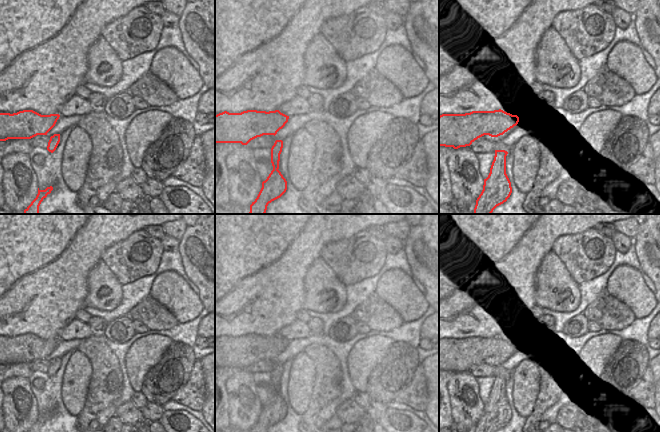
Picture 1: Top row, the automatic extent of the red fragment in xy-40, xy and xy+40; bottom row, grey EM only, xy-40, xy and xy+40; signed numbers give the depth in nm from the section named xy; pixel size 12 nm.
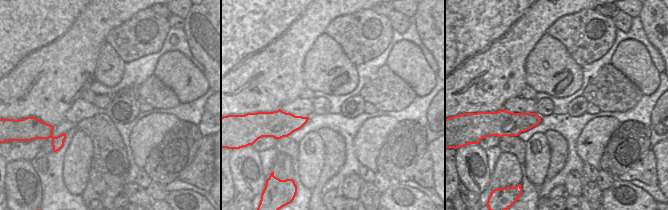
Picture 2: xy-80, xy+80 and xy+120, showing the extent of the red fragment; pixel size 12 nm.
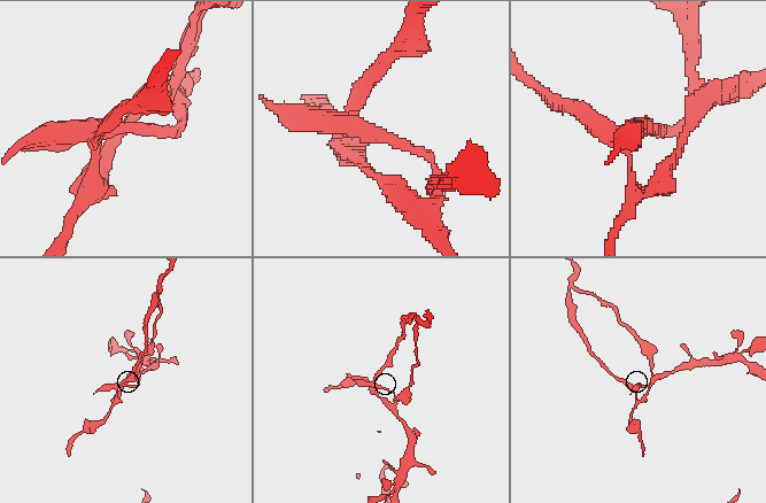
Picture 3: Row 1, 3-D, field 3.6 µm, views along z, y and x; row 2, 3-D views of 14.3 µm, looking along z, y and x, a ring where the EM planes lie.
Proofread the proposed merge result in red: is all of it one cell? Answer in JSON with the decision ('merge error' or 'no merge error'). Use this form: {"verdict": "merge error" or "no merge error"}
{"verdict": "merge error"}

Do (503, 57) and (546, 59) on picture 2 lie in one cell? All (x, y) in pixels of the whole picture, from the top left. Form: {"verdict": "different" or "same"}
{"verdict": "different"}

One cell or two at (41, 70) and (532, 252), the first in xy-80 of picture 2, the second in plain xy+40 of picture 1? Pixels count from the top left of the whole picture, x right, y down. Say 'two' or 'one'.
one

